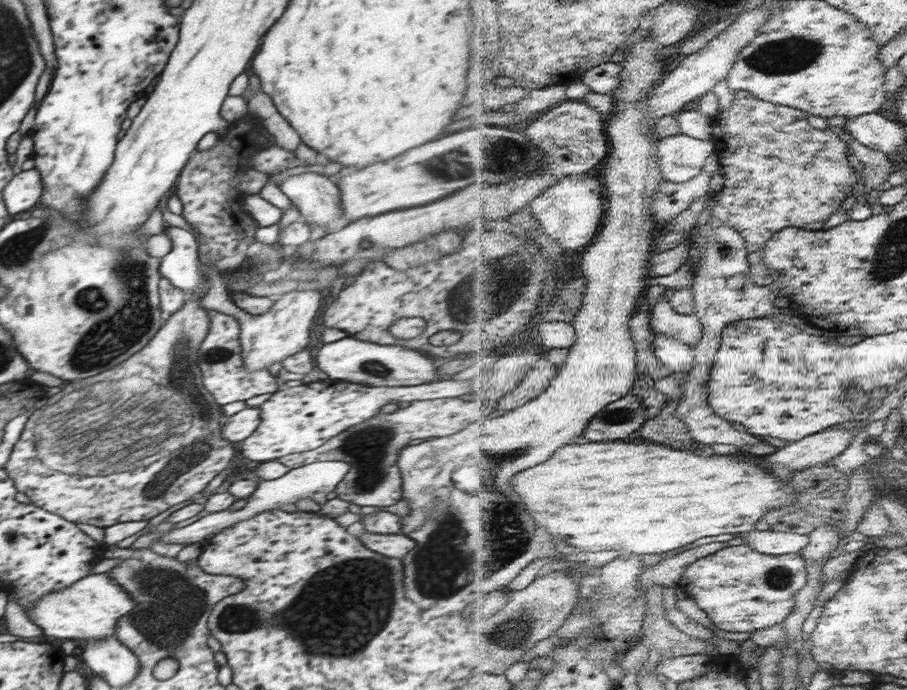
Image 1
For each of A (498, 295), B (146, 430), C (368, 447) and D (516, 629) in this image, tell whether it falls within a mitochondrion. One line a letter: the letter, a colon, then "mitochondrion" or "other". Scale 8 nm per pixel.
A: mitochondrion
B: mitochondrion
C: mitochondrion
D: mitochondrion

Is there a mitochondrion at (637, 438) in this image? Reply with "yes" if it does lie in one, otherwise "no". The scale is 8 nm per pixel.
no

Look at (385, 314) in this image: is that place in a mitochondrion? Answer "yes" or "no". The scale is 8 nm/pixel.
no

